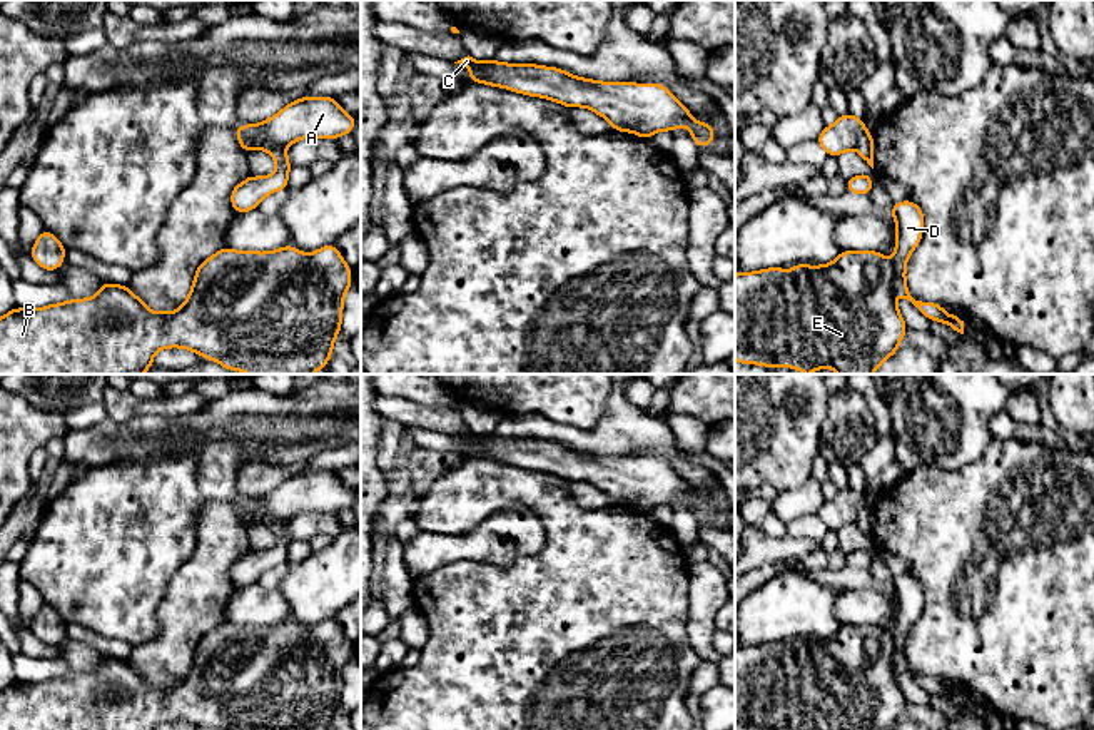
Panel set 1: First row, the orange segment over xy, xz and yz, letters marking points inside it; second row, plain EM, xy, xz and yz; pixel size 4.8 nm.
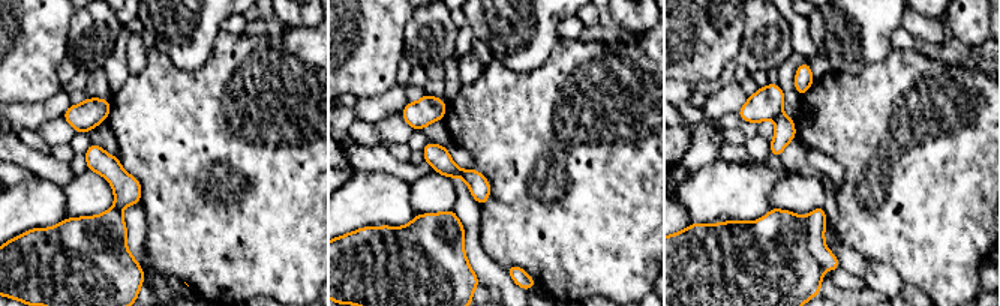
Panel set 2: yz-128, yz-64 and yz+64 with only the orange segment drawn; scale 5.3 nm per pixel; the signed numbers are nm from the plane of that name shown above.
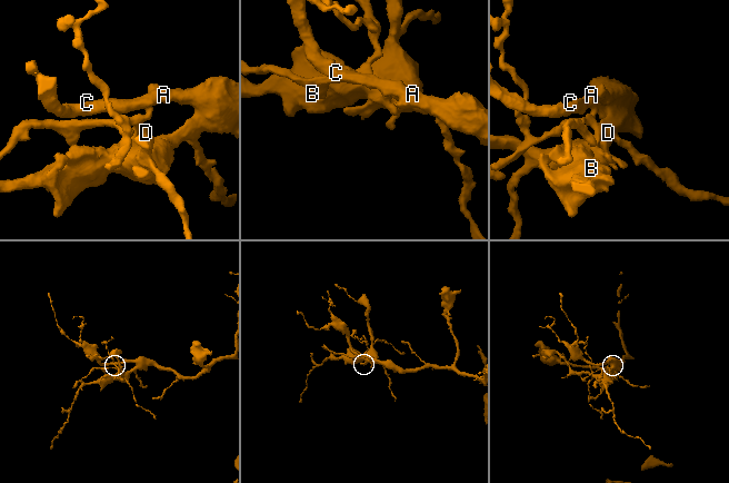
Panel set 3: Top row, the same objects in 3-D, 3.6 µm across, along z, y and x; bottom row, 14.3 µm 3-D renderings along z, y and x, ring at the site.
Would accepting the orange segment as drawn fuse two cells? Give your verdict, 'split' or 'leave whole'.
split

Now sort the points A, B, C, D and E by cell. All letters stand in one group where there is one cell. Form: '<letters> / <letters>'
A B C E / D

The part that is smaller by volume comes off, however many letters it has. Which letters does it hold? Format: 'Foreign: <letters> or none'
Foreign: D

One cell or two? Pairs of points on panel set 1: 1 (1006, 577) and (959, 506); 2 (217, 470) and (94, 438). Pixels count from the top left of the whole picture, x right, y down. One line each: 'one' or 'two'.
1: one
2: one

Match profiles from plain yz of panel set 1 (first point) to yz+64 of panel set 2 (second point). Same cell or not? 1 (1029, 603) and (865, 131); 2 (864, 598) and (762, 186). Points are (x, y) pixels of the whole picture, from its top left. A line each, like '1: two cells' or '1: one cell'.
1: one cell
2: two cells

